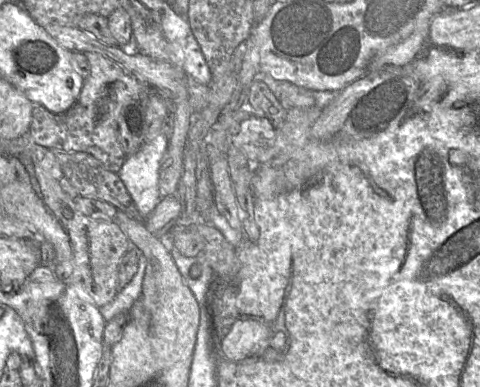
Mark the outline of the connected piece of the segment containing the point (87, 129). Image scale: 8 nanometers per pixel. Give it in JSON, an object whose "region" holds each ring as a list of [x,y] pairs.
{"region":[[[86,52],[85,55],[91,71],[75,104],[66,112],[56,114],[42,105],[34,105],[27,133],[36,144],[53,151],[91,154],[107,170],[117,173],[127,159],[119,142],[118,113],[131,101],[147,95],[150,86],[100,53]]]}

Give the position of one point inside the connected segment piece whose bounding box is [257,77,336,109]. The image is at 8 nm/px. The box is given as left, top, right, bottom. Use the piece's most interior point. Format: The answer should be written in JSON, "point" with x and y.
{"point":[290,95]}

